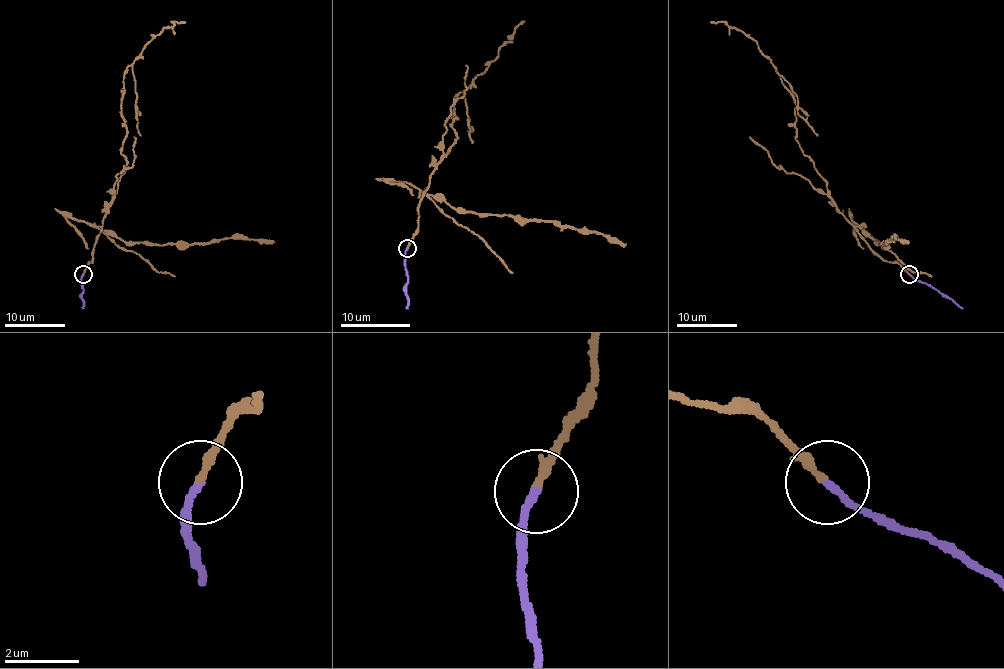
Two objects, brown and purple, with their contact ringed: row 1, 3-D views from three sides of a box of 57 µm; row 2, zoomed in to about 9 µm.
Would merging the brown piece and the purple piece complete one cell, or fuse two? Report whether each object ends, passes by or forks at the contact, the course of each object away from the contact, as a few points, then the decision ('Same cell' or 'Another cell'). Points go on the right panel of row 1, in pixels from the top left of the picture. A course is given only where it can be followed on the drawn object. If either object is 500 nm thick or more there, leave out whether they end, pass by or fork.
At the ring brown ends. At the ring purple ends. Course of brown: (910, 273), (884, 261), (838, 209), (826, 180), (796, 138), (796, 103), (758, 44), (741, 30), (711, 22). Course of purple: (910, 275), (930, 284), (963, 308). Another cell

